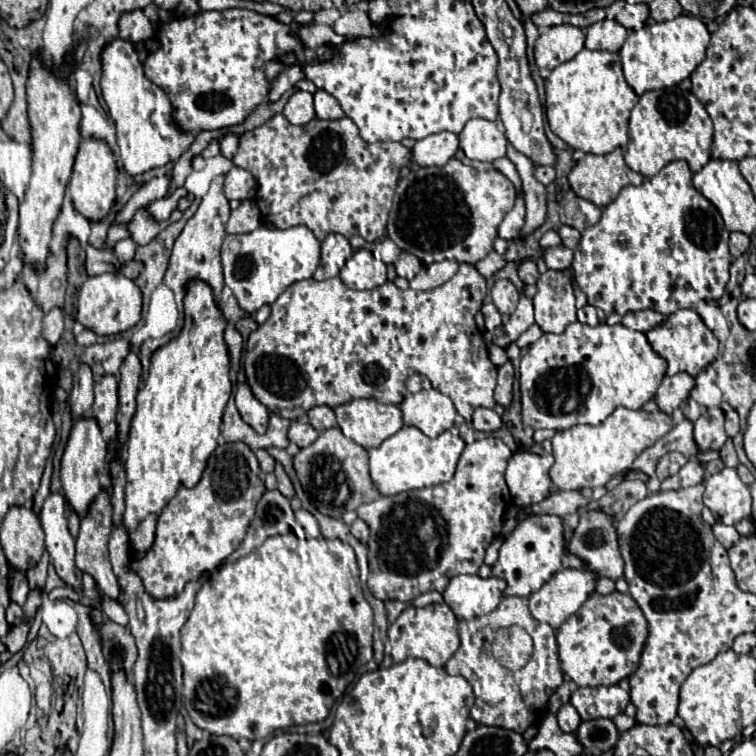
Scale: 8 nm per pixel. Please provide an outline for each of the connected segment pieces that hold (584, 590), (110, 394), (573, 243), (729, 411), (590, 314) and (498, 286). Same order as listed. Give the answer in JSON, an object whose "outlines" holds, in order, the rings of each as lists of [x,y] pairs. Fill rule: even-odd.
{"outlines":[[[[565,568],[555,572],[537,592],[529,596],[529,612],[535,620],[559,628],[581,608],[593,590],[595,574],[591,570]]],[[[103,376],[95,384],[95,402],[91,406],[91,414],[97,418],[103,428],[117,416],[117,376]]],[[[563,226],[563,228],[559,230],[559,234],[561,234],[561,240],[563,240],[563,244],[565,244],[567,248],[571,248],[571,250],[577,248],[577,244],[579,244],[579,240],[581,240],[581,232],[579,232],[579,230],[575,230],[575,228],[571,228],[571,226]]],[[[723,402],[721,408],[725,412],[725,430],[727,430],[727,436],[733,438],[739,432],[739,416],[737,416],[737,412],[727,402]]],[[[587,304],[583,310],[585,310],[585,322],[587,322],[587,324],[597,326],[597,324],[603,322],[603,312],[601,312],[599,308],[593,308],[593,306]]],[[[501,278],[493,284],[491,298],[501,314],[513,314],[517,308],[517,302],[519,302],[519,292],[511,280]]]]}

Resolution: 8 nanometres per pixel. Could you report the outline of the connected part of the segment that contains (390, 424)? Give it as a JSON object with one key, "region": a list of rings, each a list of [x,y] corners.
{"region":[[[353,400],[335,408],[341,432],[363,448],[377,448],[401,426],[401,410],[377,400]]]}

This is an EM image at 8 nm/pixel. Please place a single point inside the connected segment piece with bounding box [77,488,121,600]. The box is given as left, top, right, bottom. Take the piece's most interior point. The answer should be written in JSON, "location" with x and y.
{"location":[92,557]}

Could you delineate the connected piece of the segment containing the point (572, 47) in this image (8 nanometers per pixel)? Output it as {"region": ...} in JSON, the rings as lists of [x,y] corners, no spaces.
{"region":[[[571,24],[551,26],[535,42],[535,62],[539,68],[553,70],[555,66],[571,60],[583,50],[585,34],[581,28]]]}

